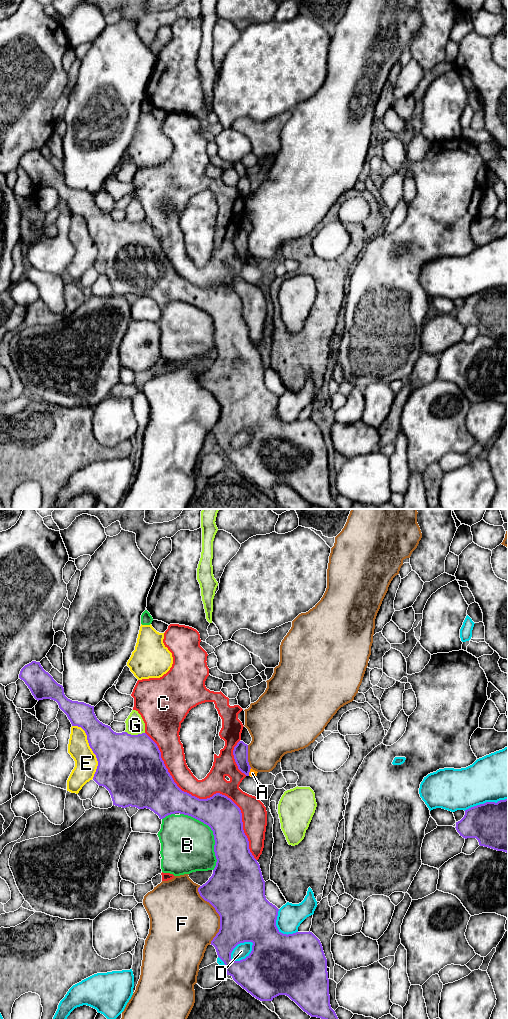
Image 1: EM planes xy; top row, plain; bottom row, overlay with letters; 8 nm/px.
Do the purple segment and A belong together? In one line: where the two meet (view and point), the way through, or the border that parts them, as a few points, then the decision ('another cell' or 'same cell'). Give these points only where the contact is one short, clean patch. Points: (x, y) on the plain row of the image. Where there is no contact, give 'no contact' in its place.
xy (249, 259) | along xy (251, 256), (248, 263) | another cell

